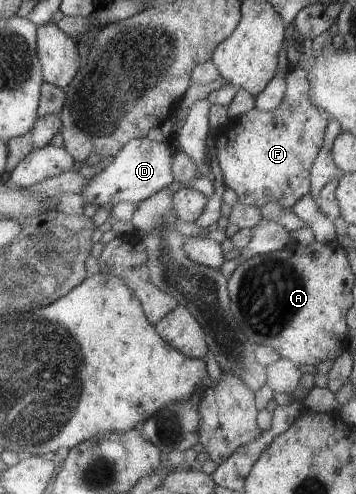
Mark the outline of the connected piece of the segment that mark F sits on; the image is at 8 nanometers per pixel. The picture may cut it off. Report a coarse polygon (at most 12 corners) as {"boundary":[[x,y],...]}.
{"boundary":[[290,66],[276,109],[216,129],[239,203],[308,194],[327,116]]}

